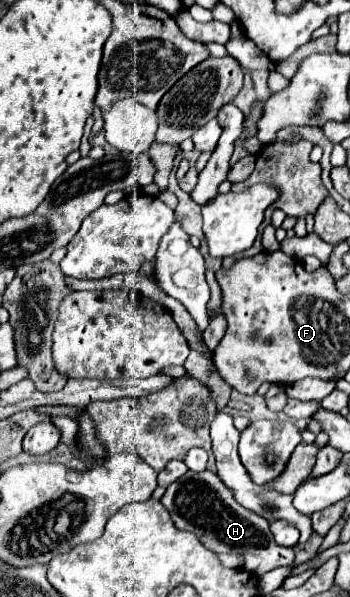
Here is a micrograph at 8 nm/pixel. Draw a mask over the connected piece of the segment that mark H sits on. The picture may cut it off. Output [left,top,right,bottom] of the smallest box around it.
[160,471,294,575]

